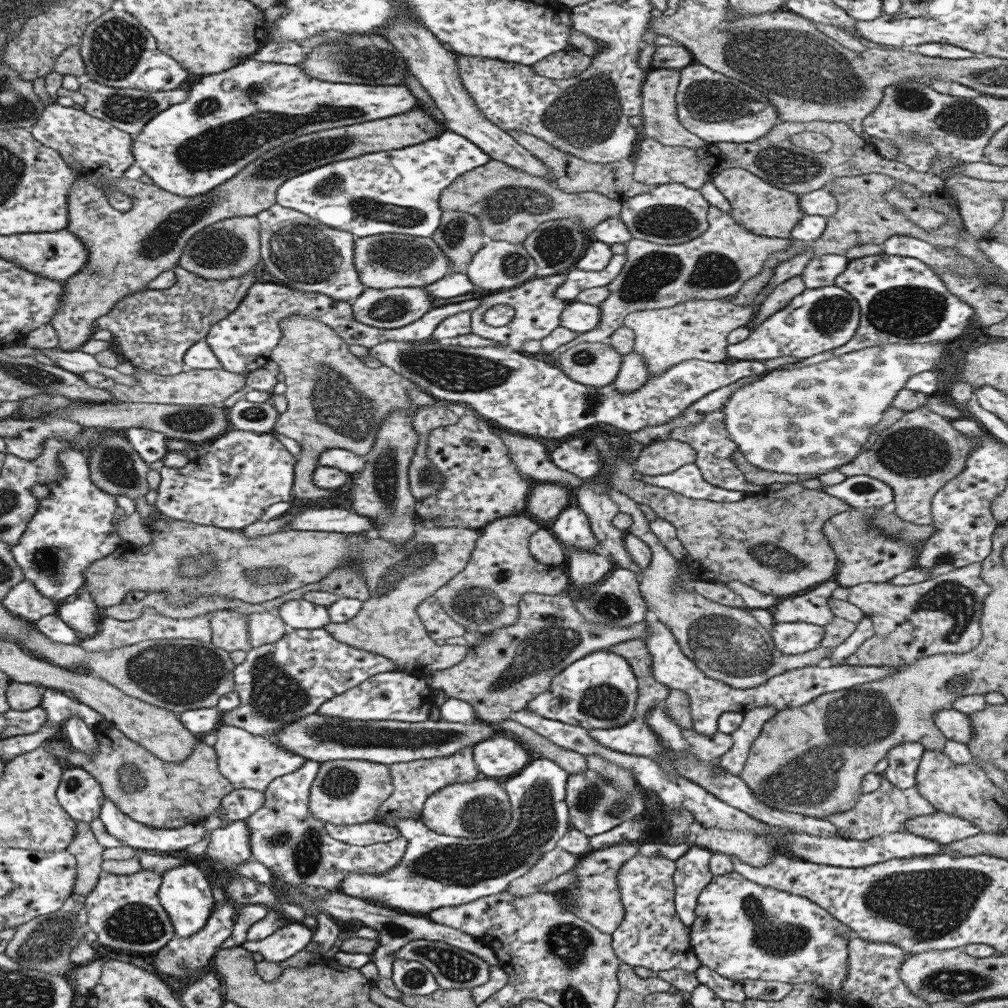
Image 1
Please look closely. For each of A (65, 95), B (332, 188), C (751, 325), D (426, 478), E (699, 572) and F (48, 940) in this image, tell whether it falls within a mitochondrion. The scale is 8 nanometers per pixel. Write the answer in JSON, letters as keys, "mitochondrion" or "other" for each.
{"A":"other","B":"mitochondrion","C":"other","D":"mitochondrion","E":"other","F":"mitochondrion"}

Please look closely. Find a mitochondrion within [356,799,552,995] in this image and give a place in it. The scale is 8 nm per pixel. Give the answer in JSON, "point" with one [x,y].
{"point":[455,967]}

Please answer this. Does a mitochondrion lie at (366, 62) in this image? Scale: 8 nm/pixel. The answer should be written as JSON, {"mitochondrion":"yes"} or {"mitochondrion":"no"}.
{"mitochondrion":"yes"}

